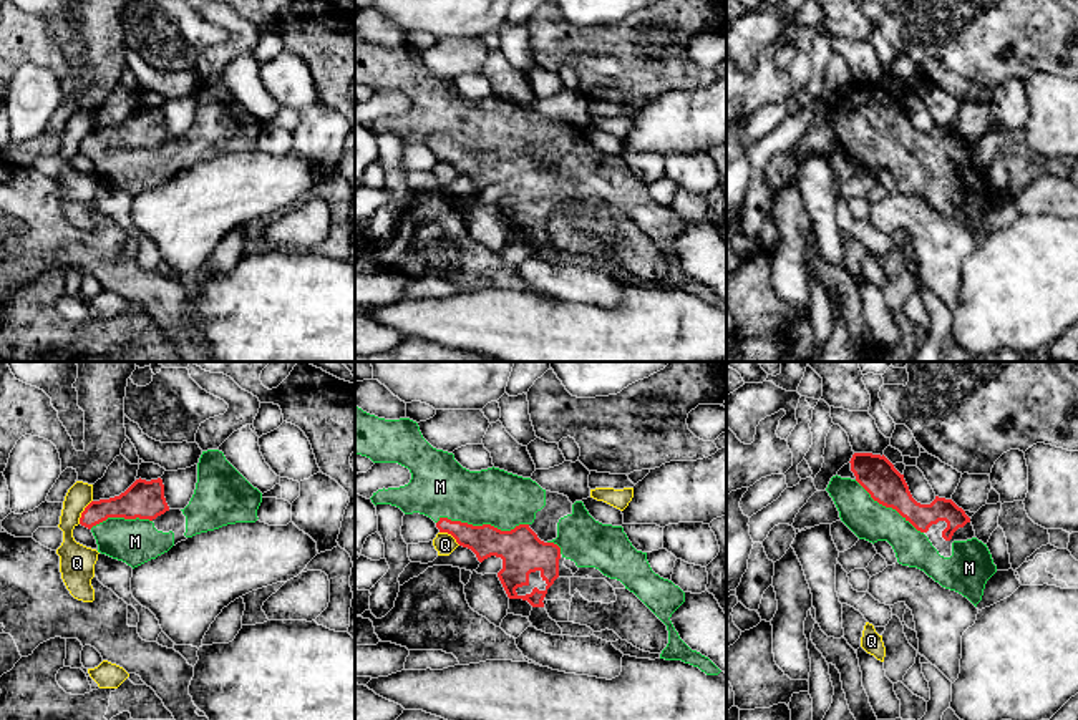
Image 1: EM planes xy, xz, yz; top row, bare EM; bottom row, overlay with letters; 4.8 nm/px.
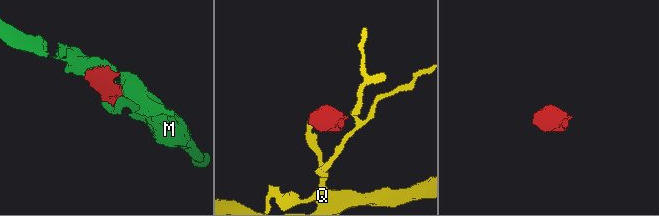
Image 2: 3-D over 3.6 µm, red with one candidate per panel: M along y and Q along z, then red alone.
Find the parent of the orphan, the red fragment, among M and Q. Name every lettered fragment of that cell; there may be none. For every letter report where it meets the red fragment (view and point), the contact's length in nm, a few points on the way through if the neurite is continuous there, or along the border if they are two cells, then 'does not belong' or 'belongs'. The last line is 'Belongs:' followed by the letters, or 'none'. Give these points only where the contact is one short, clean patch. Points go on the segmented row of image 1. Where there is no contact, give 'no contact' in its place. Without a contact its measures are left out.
M: contact xz (483, 525); length 440 nm; belongs
Q: contact xy (83, 511); length 140 nm; border xy (92, 500), (78, 523); does not belong
Belongs: M

